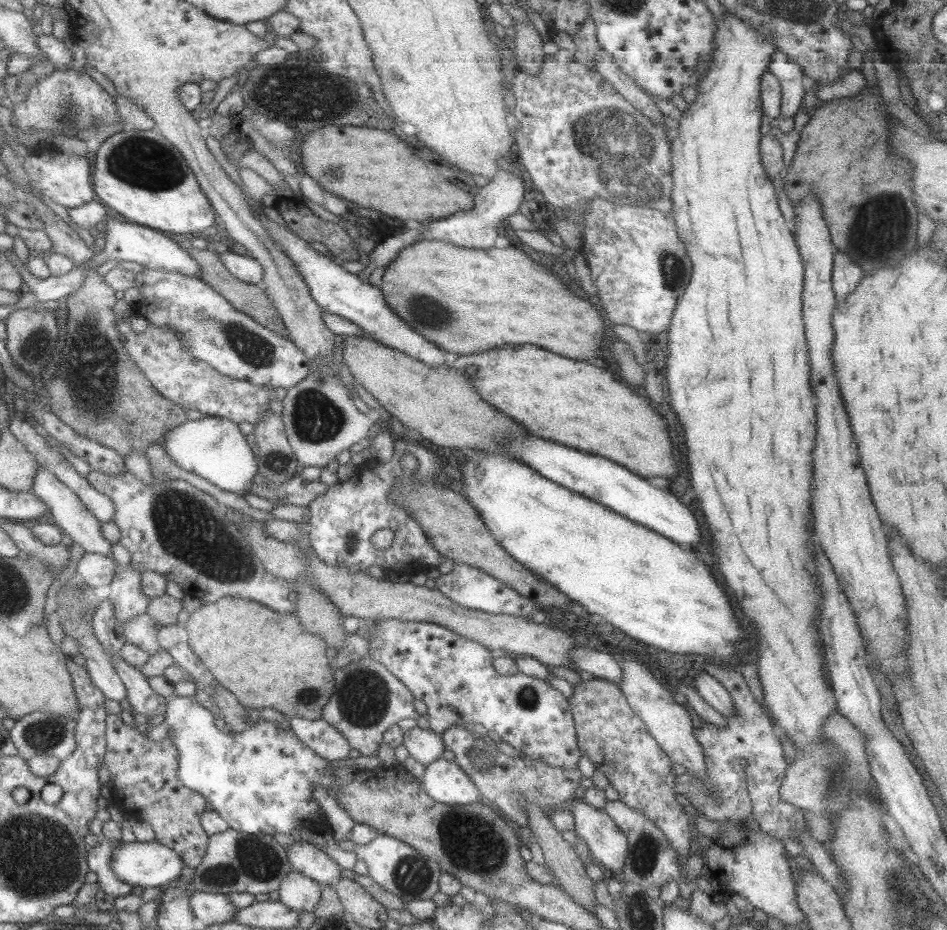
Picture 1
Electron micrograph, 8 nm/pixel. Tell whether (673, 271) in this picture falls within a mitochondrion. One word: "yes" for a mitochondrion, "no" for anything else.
yes

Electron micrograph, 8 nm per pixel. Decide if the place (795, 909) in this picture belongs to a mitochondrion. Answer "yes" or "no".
no

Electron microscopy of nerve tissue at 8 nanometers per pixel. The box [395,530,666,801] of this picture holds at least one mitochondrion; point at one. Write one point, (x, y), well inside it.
(526, 696)

